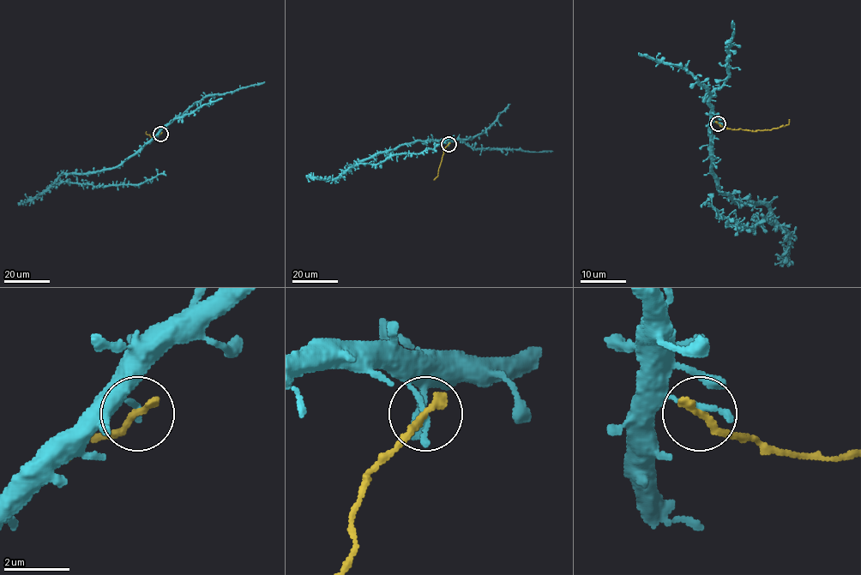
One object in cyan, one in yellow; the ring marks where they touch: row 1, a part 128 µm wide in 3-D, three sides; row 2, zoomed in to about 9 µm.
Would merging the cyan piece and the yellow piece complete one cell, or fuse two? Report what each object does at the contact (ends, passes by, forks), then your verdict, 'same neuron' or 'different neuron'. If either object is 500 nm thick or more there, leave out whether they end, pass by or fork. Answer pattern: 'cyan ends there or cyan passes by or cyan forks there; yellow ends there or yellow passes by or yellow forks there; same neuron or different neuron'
cyan ends there; yellow ends there; different neuron

